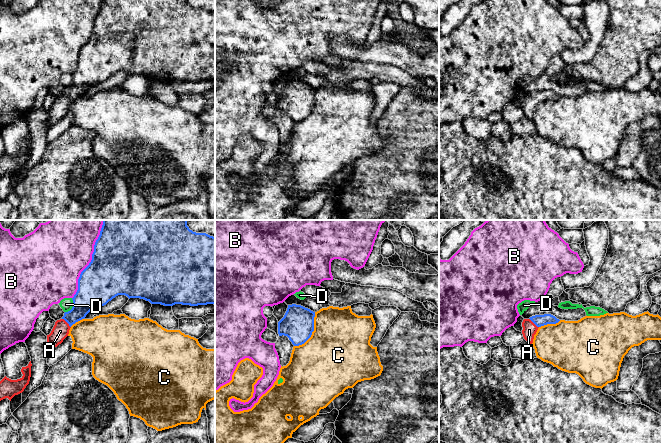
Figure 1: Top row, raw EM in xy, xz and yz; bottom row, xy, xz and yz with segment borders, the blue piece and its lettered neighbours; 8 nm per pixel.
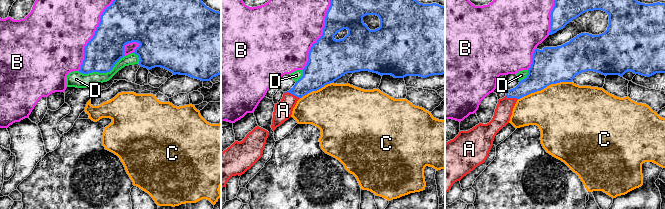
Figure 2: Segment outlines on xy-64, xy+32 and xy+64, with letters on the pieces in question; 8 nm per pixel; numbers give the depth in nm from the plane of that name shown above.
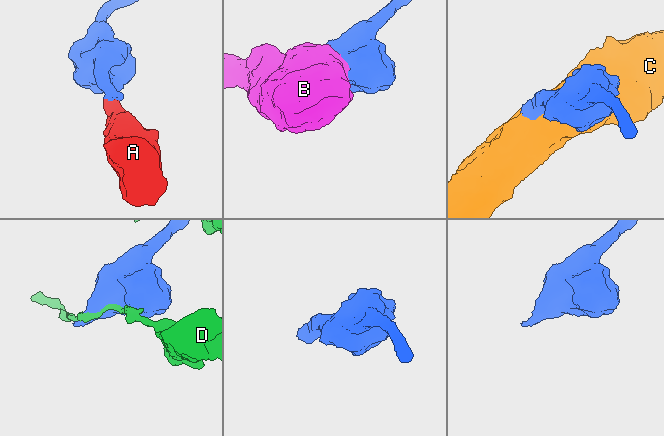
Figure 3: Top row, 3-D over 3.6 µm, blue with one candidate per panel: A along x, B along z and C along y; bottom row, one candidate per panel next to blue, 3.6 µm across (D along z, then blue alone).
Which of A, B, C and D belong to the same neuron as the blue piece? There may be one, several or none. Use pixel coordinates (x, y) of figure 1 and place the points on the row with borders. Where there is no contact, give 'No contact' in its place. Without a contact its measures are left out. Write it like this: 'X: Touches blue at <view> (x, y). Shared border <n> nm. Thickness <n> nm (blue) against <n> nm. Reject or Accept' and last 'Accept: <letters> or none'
A: Touches blue at xy (67, 322). Shared border 100 nm. Thickness 200 nm (blue) against 140 nm. Accept
B: Touches blue at xy (92, 259). Shared border 700 nm. Thickness 500 nm (blue) against 480 nm. Reject
C: Touches blue at xz (312, 331). Shared border 320 nm. Thickness 260 nm (blue) against 480 nm. Reject
D: Touches blue at xy (73, 306). Shared border 130 nm. Thickness 300 nm (blue) against 100 nm. Reject
Accept: A

